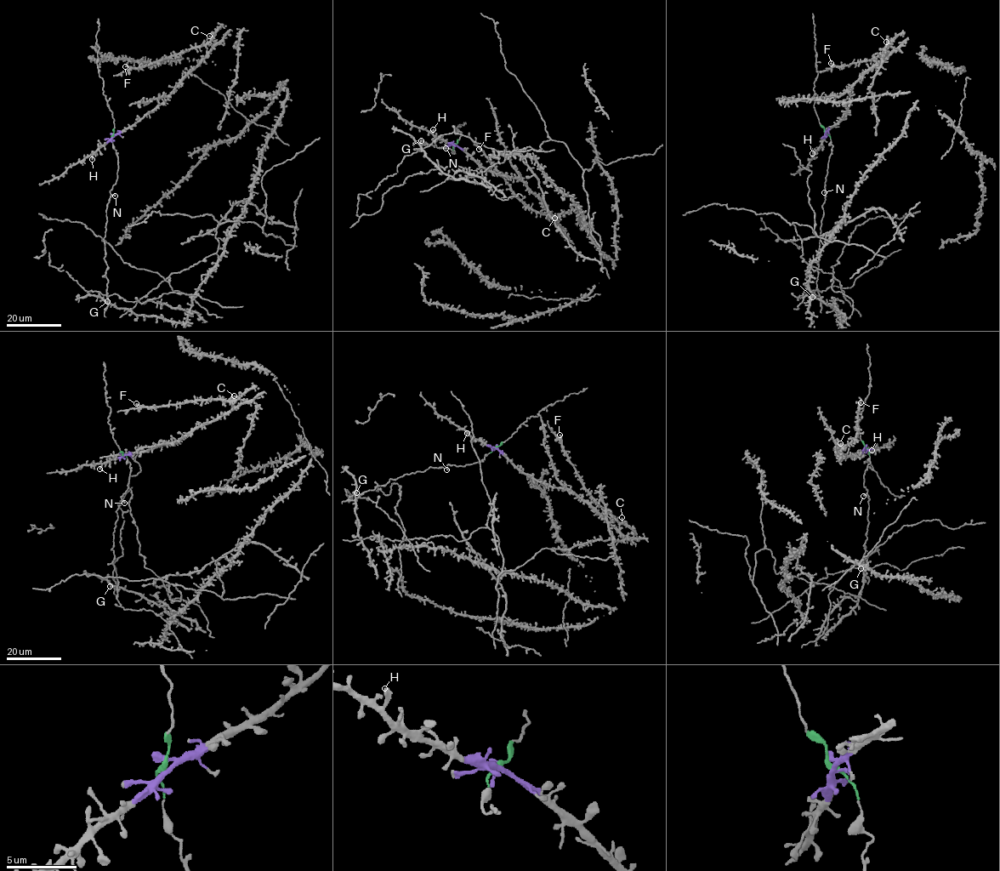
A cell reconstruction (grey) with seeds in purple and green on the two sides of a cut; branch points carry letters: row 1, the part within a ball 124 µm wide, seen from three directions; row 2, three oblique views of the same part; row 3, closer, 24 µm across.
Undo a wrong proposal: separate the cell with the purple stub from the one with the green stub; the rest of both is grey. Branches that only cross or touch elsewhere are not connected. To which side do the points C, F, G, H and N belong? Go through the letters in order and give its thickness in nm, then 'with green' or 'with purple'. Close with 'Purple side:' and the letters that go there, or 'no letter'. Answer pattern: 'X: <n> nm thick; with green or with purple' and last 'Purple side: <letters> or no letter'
C: 200 nm thick; with purple
F: 320 nm thick; with purple
G: 260 nm thick; with green
H: 360 nm thick; with purple
N: 320 nm thick; with green
Purple side: C, F, H

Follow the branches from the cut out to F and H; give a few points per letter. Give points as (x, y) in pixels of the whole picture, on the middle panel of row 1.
F: (455, 145), (491, 171), (519, 179), (542, 202), (558, 227), (544, 214), (532, 210), (515, 196), (479, 149)
H: (455, 145), (440, 139), (433, 134), (433, 129)

